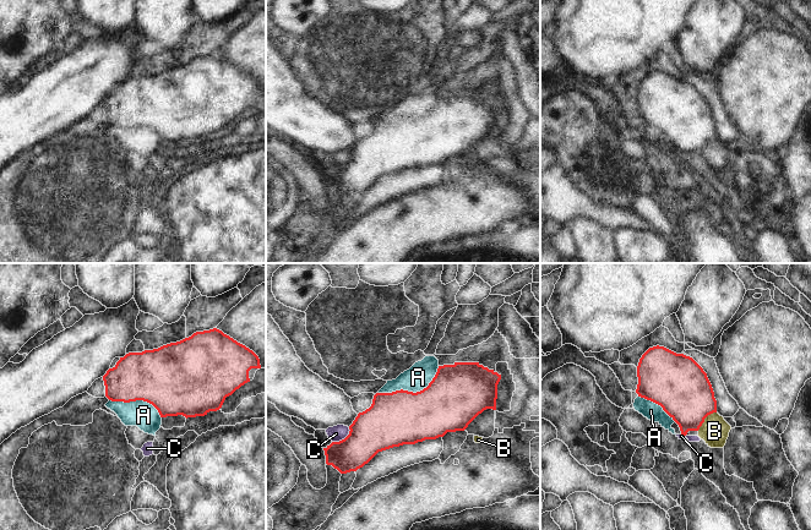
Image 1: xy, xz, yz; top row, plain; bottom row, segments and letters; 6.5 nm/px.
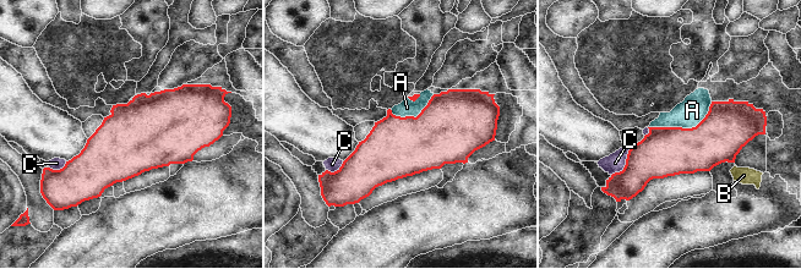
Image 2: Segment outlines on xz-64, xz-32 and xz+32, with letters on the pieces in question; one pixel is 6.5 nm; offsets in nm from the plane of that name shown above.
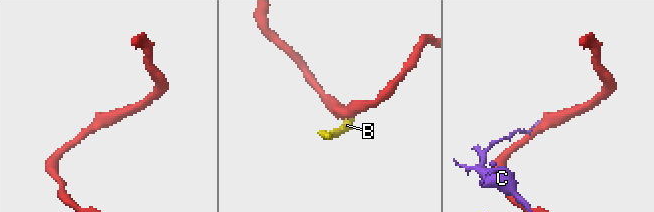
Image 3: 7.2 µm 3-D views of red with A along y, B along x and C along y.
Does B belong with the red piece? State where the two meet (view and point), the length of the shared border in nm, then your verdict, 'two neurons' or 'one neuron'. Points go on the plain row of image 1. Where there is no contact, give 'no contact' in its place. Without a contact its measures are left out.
meets red in yz at (705, 143); contact 180 nm long; two neurons

